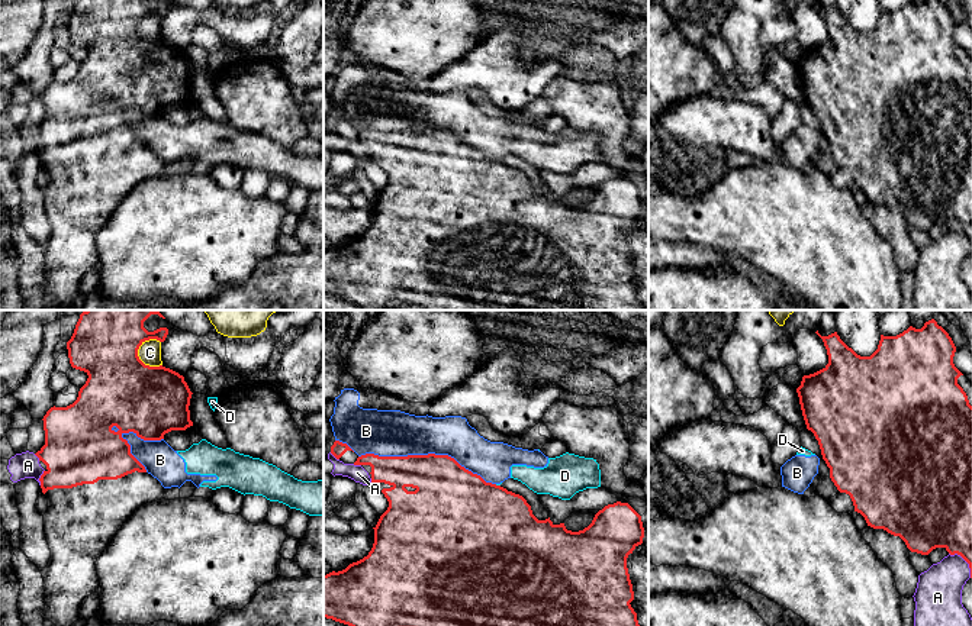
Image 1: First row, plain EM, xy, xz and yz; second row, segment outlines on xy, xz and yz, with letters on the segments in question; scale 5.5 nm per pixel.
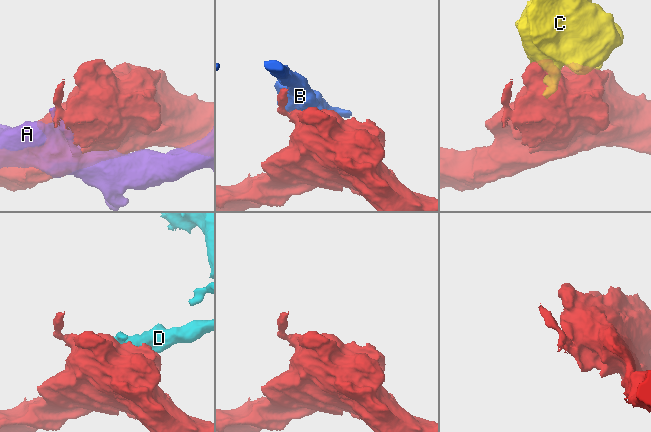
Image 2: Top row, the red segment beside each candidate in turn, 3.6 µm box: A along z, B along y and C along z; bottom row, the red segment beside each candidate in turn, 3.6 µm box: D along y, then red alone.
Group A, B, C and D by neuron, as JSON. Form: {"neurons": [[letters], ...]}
{"neurons": [["A"], ["B", "D"], ["C"]]}

